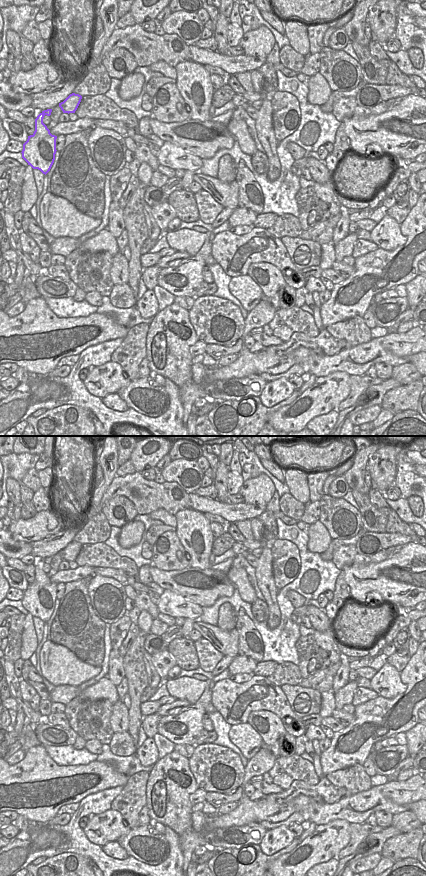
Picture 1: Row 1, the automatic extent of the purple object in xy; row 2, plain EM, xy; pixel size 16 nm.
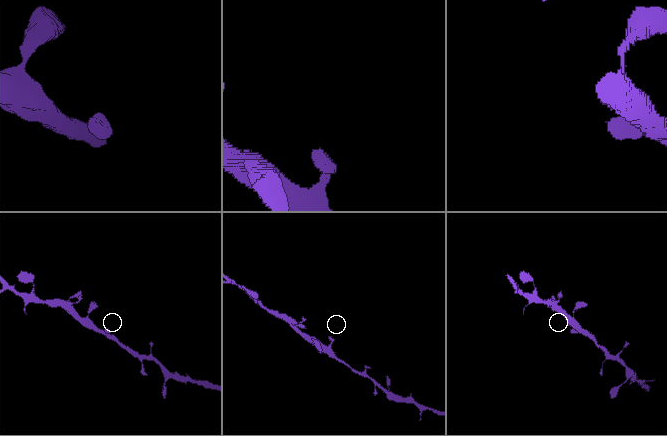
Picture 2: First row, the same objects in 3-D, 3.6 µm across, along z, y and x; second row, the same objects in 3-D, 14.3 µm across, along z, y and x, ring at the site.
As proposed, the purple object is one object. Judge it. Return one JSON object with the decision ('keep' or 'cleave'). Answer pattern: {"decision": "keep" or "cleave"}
{"decision": "keep"}

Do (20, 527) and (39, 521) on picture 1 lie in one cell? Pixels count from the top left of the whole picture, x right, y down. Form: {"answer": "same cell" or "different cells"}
{"answer": "same cell"}

